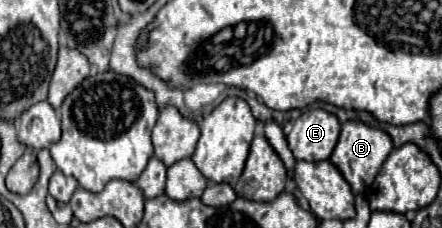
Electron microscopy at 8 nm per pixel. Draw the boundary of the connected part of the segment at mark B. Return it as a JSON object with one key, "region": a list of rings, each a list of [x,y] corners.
{"region":[[[348,121],[348,123],[342,125],[342,131],[340,131],[340,137],[338,137],[338,143],[334,147],[334,153],[332,153],[330,161],[344,175],[344,179],[348,181],[352,193],[358,195],[358,193],[366,191],[372,185],[380,165],[386,161],[390,151],[392,151],[392,141],[390,141],[388,133],[384,133],[380,129],[372,129],[372,127],[364,125],[364,123]]]}

